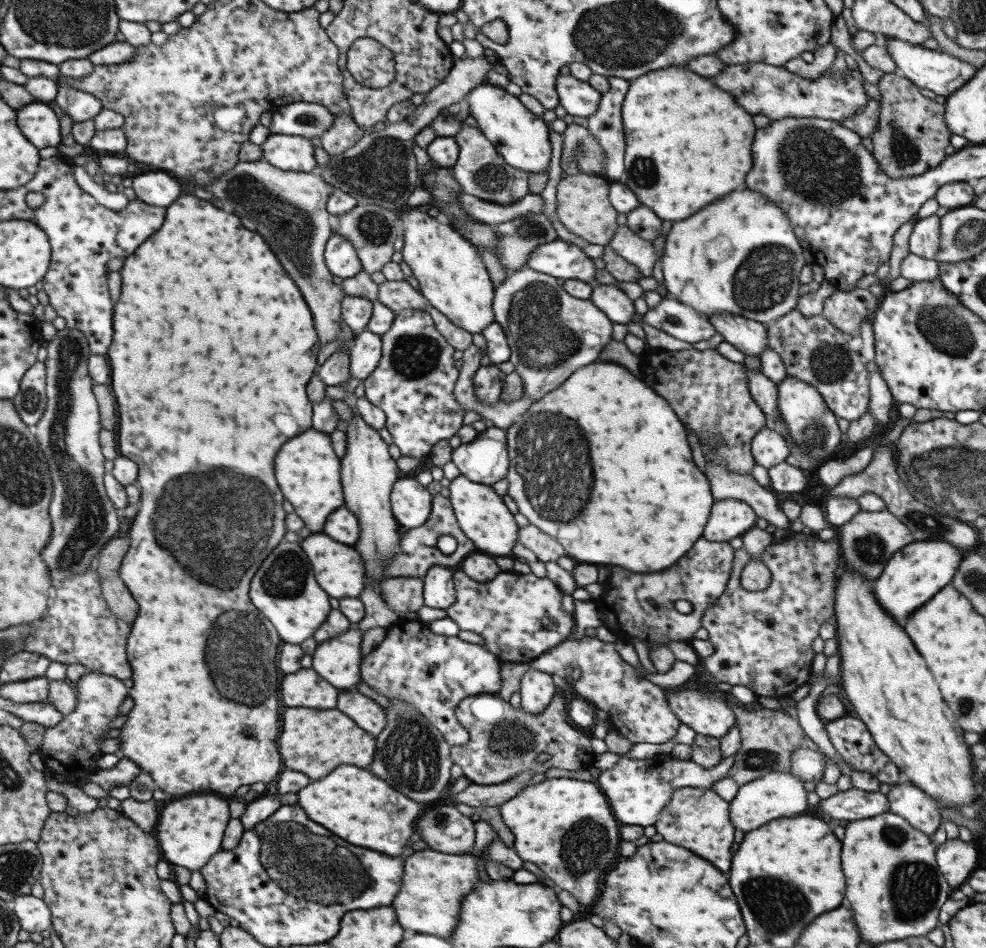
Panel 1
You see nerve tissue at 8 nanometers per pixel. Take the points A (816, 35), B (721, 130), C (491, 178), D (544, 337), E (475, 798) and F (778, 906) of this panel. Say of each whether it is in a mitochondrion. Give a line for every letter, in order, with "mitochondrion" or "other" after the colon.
A: other
B: other
C: mitochondrion
D: mitochondrion
E: other
F: mitochondrion

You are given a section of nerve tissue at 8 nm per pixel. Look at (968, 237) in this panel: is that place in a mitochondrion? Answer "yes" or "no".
yes

